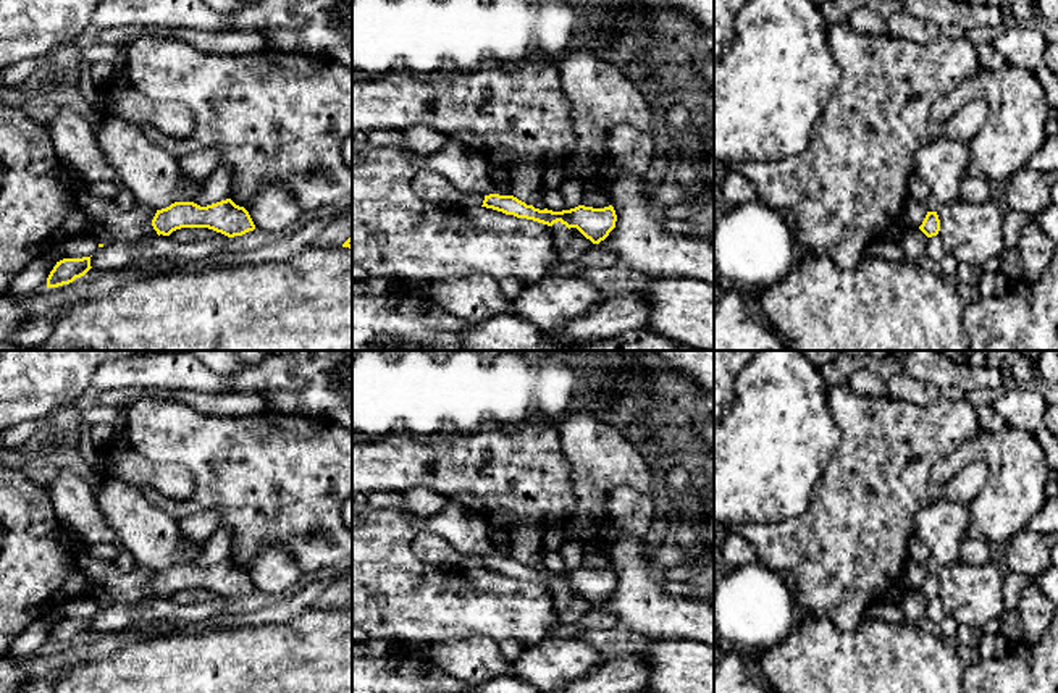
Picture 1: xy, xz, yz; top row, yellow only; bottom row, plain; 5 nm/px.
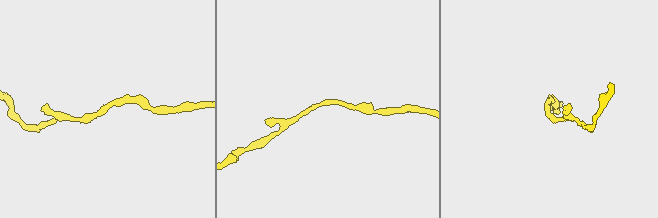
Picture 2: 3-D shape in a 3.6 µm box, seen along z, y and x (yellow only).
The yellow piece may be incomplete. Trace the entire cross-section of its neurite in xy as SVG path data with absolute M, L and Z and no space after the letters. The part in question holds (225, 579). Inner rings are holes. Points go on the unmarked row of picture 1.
M231 561L207 569L194 564L174 564L166 570L157 572L152 588L158 598L170 598L181 590L208 590L234 599L255 591L249 573Z

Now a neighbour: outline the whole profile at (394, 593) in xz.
M352 501L352 627L368 638L405 638L418 643L441 643L485 636L488 640L519 640L525 646L549 638L549 630L560 622L552 588L506 577L486 569L444 570L422 562L412 551L417 531L394 509L376 509Z

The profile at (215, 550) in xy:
M220 527L204 544L202 552L194 562L200 569L207 569L229 561L229 551L233 544L233 530Z

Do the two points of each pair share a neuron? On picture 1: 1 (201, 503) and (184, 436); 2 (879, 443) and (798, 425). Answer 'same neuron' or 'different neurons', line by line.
1: same neuron
2: different neurons

